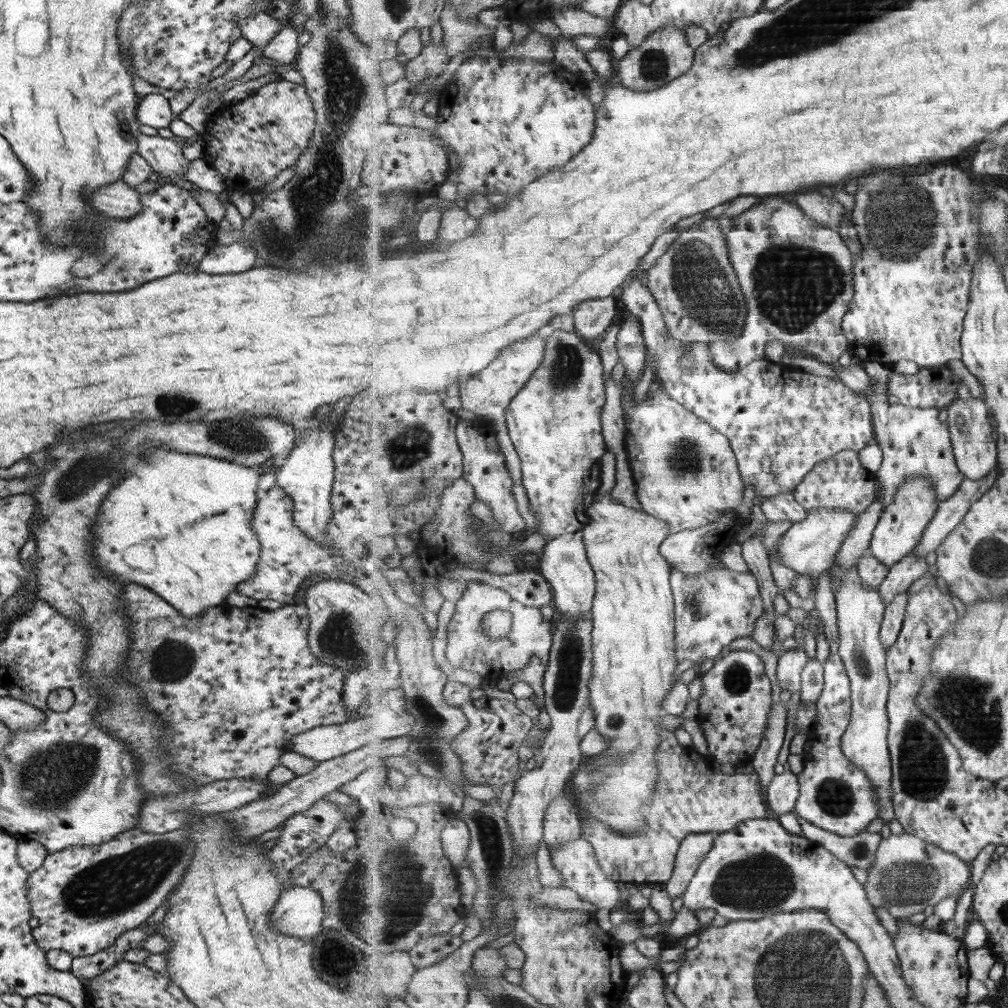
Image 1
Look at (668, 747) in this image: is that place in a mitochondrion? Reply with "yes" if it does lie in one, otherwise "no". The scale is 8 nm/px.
no

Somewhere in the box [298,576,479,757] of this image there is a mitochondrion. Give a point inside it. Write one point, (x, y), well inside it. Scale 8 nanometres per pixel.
(337, 639)

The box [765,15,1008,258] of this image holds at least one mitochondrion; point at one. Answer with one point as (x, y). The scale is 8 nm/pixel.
(897, 214)

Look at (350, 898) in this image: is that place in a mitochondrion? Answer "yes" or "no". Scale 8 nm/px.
yes

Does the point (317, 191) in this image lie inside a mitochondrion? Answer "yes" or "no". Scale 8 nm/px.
yes

